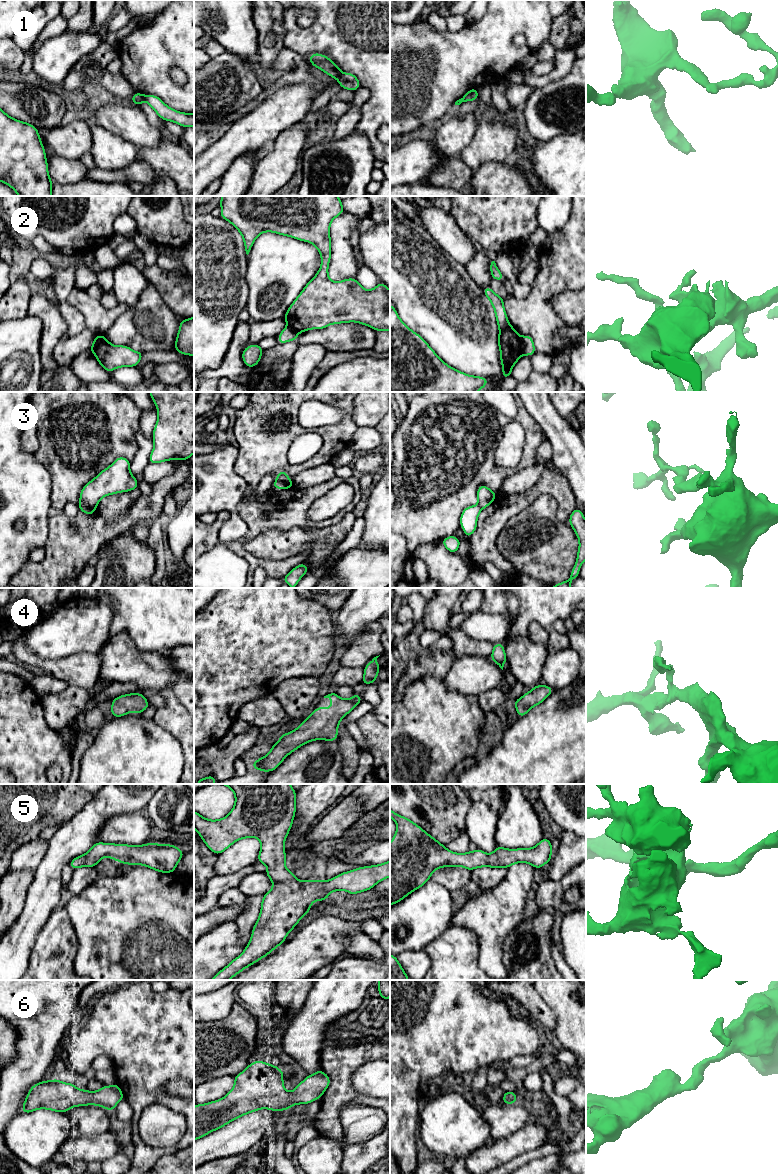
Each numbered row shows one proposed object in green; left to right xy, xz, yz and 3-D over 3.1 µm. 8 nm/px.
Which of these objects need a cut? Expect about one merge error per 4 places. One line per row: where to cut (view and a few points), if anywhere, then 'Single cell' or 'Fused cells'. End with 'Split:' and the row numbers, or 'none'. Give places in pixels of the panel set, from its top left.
1: Split along xy (143, 95), (145, 100). Fused cells
2: Split along yz (520, 338), (521, 351), (523, 353). Fused cells
3: Split along xy (94, 507), (80, 508). Fused cells
4: No split. Single cell
5: No split. Single cell
6: No split. Single cell
Split: 1, 2, 3

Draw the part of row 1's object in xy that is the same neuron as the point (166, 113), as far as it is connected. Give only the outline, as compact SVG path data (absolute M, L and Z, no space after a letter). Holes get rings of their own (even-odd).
M144 95L145 101L164 121L172 121L182 127L194 127L194 113L183 113L168 107L156 95Z

